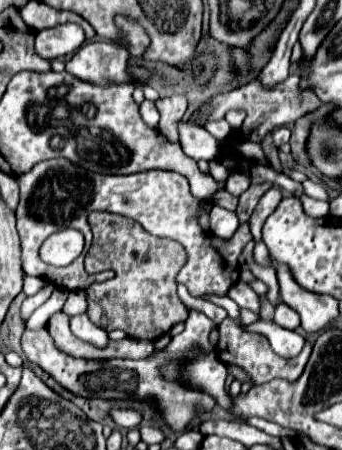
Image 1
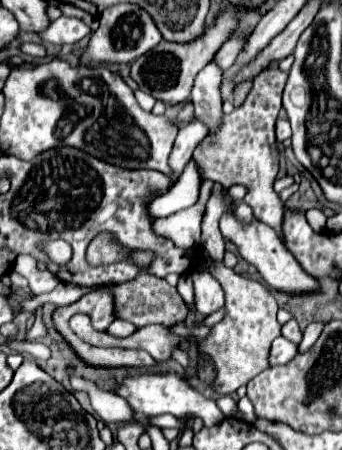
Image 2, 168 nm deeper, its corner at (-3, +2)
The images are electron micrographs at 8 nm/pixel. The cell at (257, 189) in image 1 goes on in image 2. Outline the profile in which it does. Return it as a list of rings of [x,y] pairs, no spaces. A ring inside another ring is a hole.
[[[280,69],[262,71],[254,79],[254,87],[248,99],[242,103],[242,107],[234,109],[230,115],[224,115],[216,133],[206,135],[194,149],[194,159],[200,165],[202,177],[218,181],[224,187],[236,183],[244,185],[248,189],[243,199],[244,203],[248,203],[254,209],[258,221],[272,225],[280,237],[284,203],[278,199],[278,193],[272,187],[278,175],[278,147],[274,145],[274,123],[282,109],[282,91],[286,81],[288,73]]]

